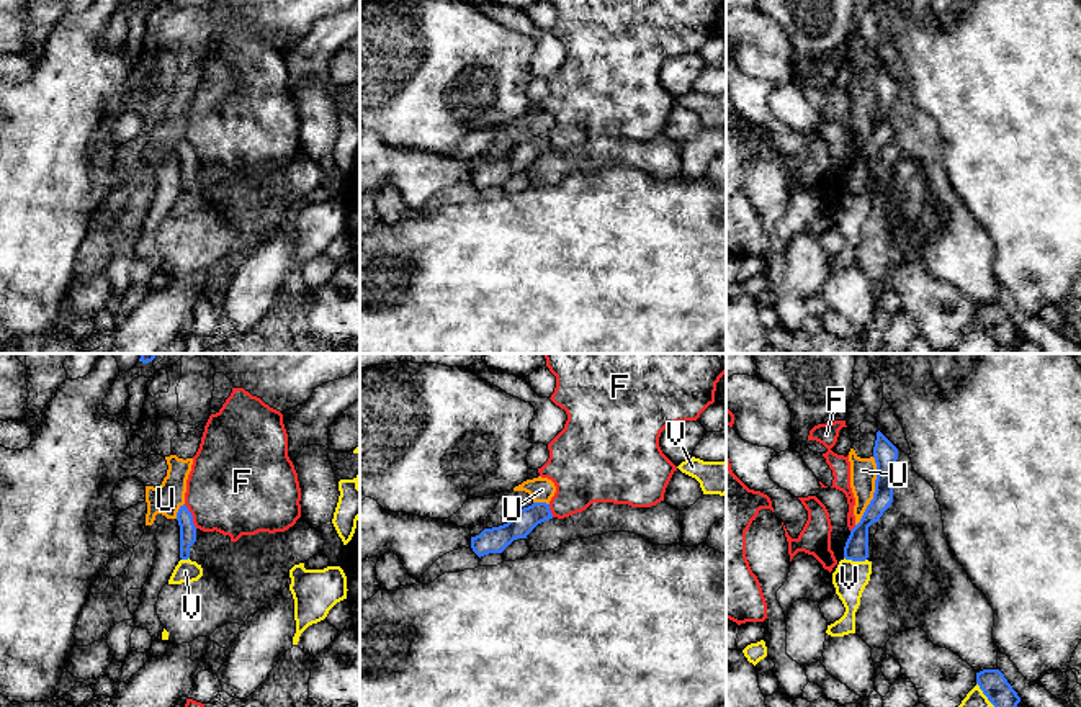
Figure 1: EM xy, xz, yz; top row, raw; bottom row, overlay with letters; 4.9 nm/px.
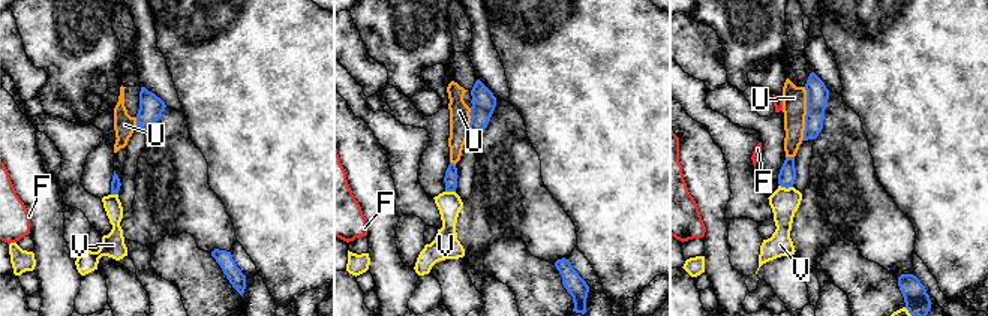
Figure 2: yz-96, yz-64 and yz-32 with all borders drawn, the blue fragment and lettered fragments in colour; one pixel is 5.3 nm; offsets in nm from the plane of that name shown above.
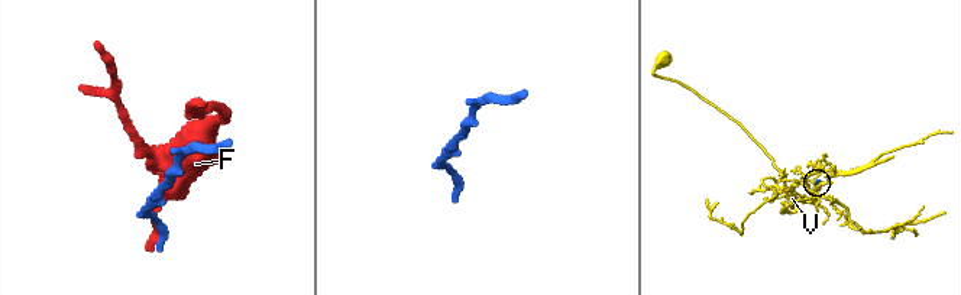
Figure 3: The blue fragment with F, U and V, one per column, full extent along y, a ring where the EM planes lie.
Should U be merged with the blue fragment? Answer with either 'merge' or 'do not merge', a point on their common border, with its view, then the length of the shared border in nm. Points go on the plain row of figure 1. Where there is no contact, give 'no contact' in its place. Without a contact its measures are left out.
do not merge | yz (875, 125) | 360 nm

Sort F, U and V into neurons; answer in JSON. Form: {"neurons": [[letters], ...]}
{"neurons": [["F"], ["U"], ["V"]]}

